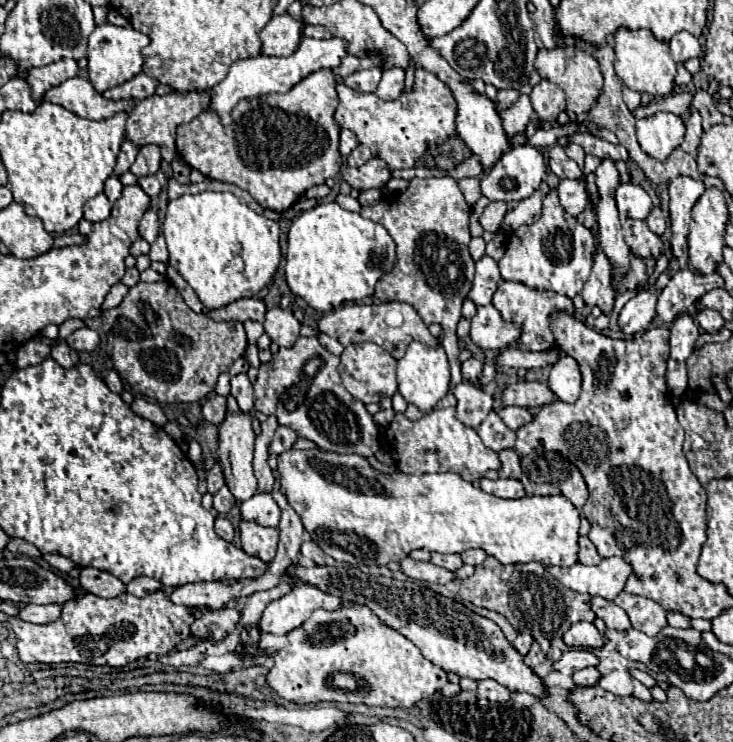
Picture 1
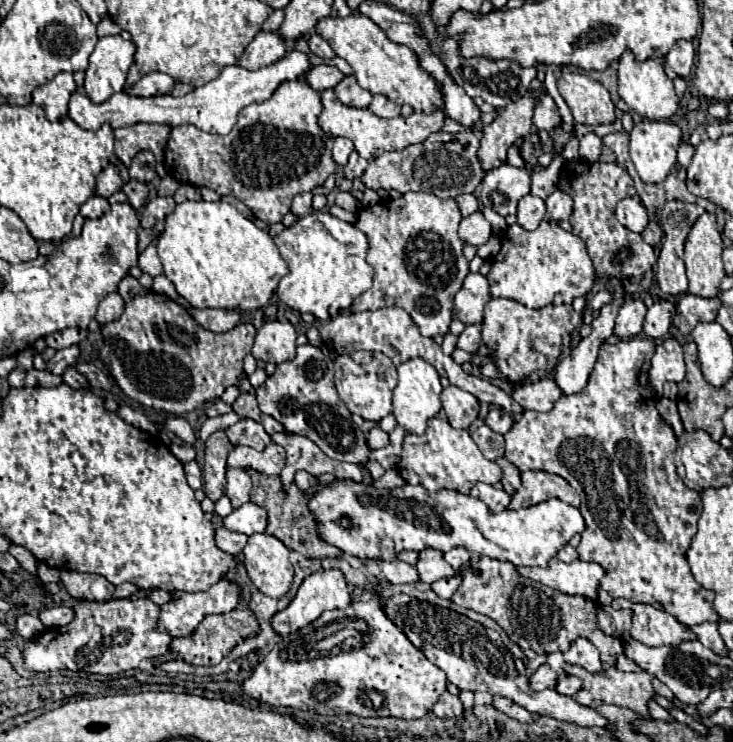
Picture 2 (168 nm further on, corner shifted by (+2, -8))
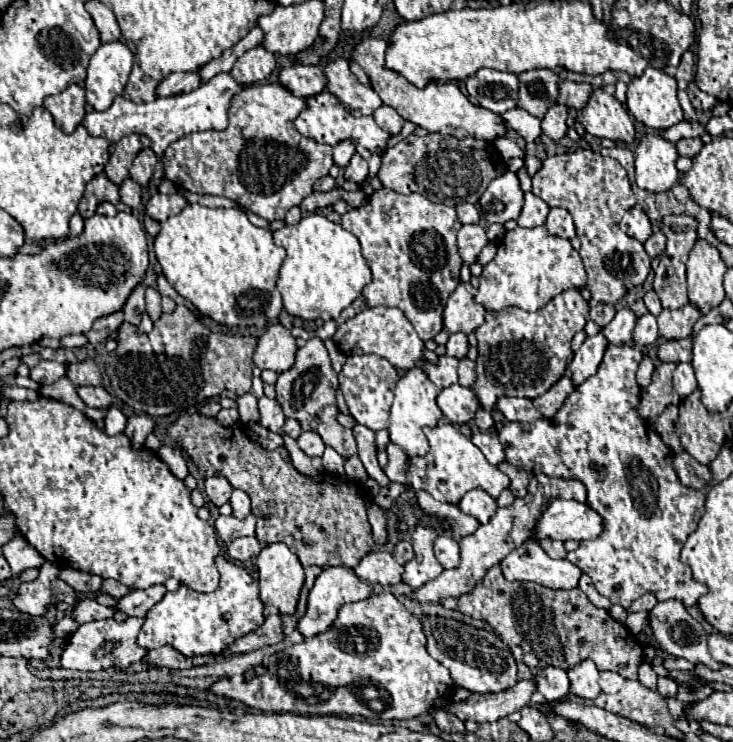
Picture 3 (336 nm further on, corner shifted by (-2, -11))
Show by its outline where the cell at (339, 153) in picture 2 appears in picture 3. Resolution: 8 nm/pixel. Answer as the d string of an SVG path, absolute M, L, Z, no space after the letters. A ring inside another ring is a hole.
M344 140L344 142L340 142L340 144L334 146L334 162L340 168L346 168L348 162L350 162L350 158L354 156L354 152L356 152L354 150L354 144L350 140Z

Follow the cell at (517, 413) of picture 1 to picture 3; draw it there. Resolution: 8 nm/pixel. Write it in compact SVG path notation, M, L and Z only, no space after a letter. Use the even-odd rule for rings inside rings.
M480 408L480 410L476 412L474 422L476 422L476 426L482 428L482 430L494 430L494 428L496 428L496 420L494 420L492 412L488 412L488 410L484 410L484 408Z

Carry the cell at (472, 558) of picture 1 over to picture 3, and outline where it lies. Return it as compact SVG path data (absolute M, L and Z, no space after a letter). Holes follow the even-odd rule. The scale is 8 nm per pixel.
M438 536L434 542L434 554L444 568L456 568L460 564L460 546L452 536Z

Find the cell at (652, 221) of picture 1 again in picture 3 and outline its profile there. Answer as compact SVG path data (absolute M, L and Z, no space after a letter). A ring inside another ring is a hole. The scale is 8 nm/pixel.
M654 232L646 242L644 242L644 248L646 252L654 258L654 256L660 256L666 248L666 236L662 232Z

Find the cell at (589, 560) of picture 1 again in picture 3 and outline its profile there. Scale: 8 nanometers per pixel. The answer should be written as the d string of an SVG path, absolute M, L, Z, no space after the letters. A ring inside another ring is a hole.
M542 540L540 546L546 550L546 554L548 554L550 558L564 558L564 556L568 554L566 548L564 548L564 544L558 542L558 540Z

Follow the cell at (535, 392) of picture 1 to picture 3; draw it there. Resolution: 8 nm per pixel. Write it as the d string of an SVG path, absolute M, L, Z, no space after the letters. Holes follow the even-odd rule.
M562 376L562 378L558 380L558 384L554 384L554 386L552 386L548 392L544 392L542 396L534 398L532 404L534 404L534 408L538 408L538 412L542 412L542 416L550 418L550 416L554 416L554 414L560 410L560 406L564 404L566 396L568 396L572 390L574 390L572 380L570 380L568 376Z

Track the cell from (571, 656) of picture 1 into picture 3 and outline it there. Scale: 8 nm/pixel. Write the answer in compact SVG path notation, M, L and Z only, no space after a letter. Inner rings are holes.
M520 680L514 688L498 694L470 694L464 702L452 702L450 712L460 720L474 720L478 724L494 722L520 710L522 706L528 706L534 692L534 680Z

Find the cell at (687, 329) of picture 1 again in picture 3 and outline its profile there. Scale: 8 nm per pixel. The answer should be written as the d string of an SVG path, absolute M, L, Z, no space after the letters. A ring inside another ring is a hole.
M678 364L676 370L674 370L674 376L672 376L672 382L674 382L674 388L676 392L686 398L688 394L692 394L696 390L696 378L694 378L694 370L690 364Z

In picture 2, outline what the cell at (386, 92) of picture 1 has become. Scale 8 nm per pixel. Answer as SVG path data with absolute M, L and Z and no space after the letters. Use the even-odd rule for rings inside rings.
M374 95L370 107L368 107L374 115L378 117L384 117L384 119L392 119L392 117L398 117L400 115L400 107L394 105L388 97L382 97L382 95Z

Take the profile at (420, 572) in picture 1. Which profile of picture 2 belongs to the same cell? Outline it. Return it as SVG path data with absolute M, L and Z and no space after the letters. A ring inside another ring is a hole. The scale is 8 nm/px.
M378 559L376 565L380 569L380 579L388 583L416 583L418 581L418 573L414 573L414 567L404 561Z

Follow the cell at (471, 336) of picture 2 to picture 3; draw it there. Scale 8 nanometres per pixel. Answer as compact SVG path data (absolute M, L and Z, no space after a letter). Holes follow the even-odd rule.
M450 334L450 340L446 344L446 350L448 350L448 356L454 356L454 358L464 358L468 354L468 334Z

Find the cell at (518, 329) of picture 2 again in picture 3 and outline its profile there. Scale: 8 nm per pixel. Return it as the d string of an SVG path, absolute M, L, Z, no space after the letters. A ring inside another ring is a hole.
M568 290L538 312L526 312L514 306L500 312L486 312L486 322L476 328L478 380L472 386L480 404L494 410L498 396L522 396L532 400L544 394L564 374L568 358L572 358L572 336L584 330L588 310L588 302L580 292Z

